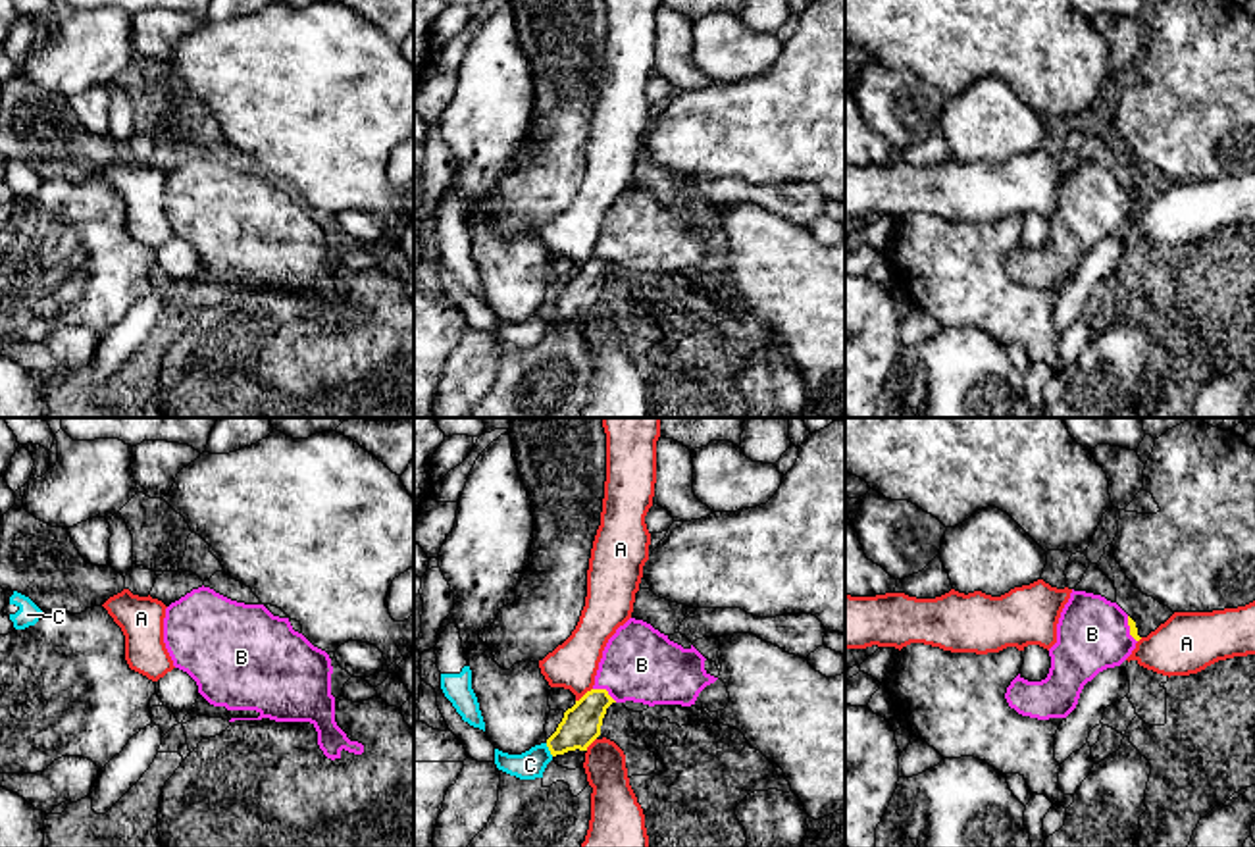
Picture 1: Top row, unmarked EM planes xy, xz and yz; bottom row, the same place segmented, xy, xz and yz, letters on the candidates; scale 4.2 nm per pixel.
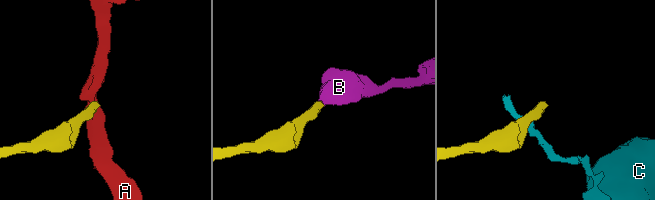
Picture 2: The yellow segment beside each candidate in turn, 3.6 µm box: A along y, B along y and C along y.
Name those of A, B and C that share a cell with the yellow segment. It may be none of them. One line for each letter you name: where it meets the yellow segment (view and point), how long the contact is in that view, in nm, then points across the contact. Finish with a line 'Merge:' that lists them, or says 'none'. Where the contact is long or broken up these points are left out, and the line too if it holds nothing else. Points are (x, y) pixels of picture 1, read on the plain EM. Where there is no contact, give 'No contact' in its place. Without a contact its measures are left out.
B: Touches yellow at xz (605, 258). Shared border 120 nm. Path across: xz (580, 295), (605, 258), (636, 233), (641, 233)
Merge: B

